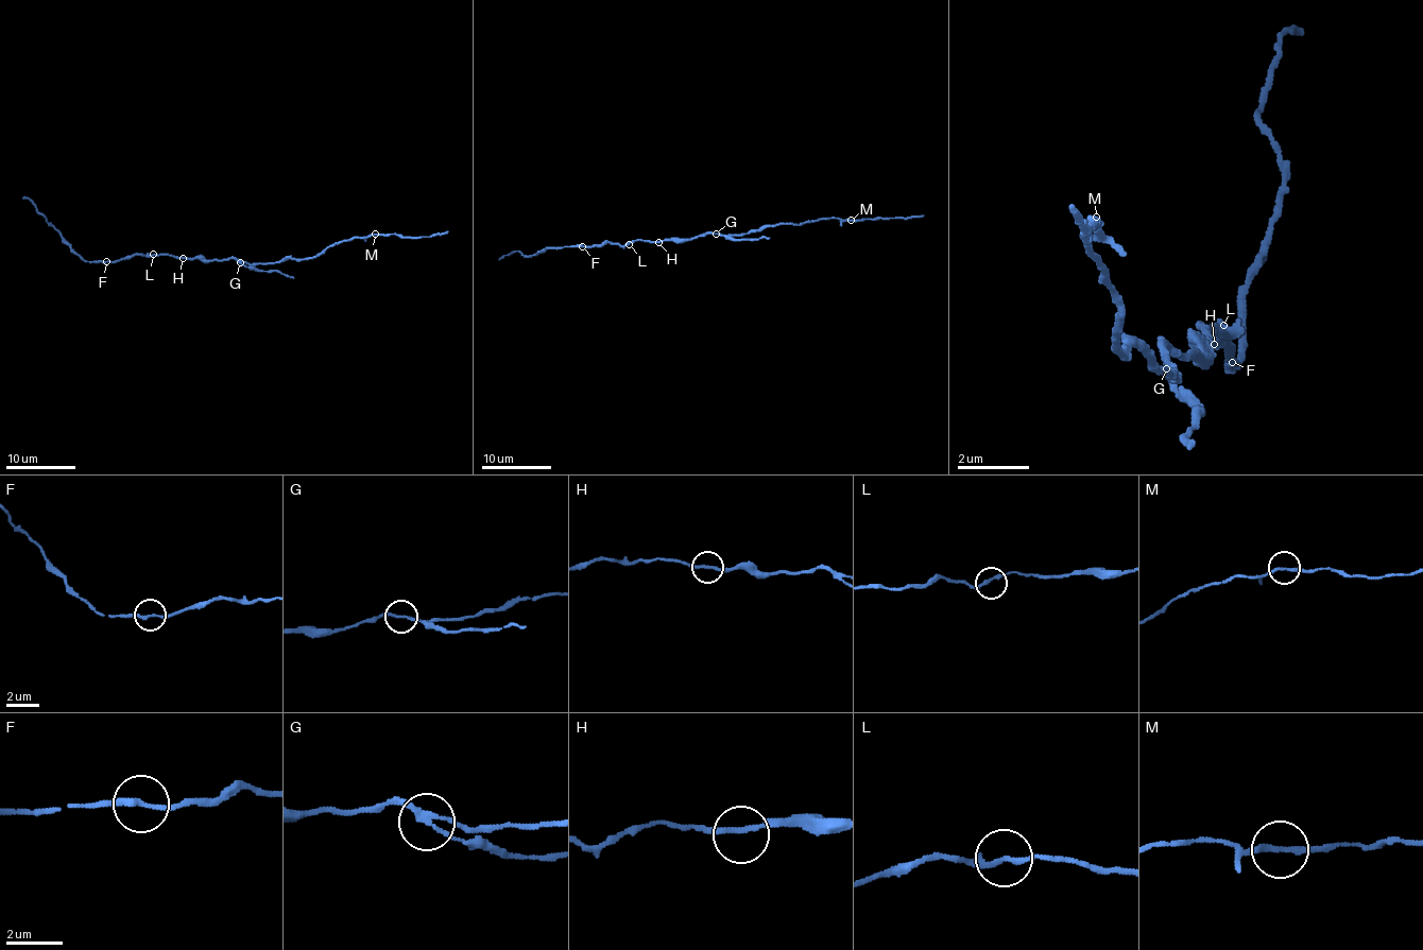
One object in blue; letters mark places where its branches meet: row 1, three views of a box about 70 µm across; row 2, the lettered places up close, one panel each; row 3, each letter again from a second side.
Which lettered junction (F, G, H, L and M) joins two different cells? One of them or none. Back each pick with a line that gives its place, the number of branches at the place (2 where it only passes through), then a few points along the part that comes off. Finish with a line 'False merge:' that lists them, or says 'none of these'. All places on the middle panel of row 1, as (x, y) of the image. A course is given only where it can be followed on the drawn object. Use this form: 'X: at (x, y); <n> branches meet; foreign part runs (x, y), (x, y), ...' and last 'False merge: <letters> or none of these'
G: at (716, 234); 2 branches meet; foreign part runs (716, 234), (740, 239), (770, 238)
False merge: G

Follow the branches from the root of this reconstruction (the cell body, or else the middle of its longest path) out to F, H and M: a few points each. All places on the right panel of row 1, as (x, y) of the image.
F: (1178, 352), (1205, 344), (1205, 325), (1196, 325), (1232, 334), (1223, 325), (1214, 334), (1232, 362)
H: (1178, 352), (1196, 352), (1196, 344), (1214, 344)
M: (1178, 352), (1168, 344), (1178, 380), (1132, 344), (1124, 352), (1114, 344), (1114, 289), (1087, 253), (1096, 217)

